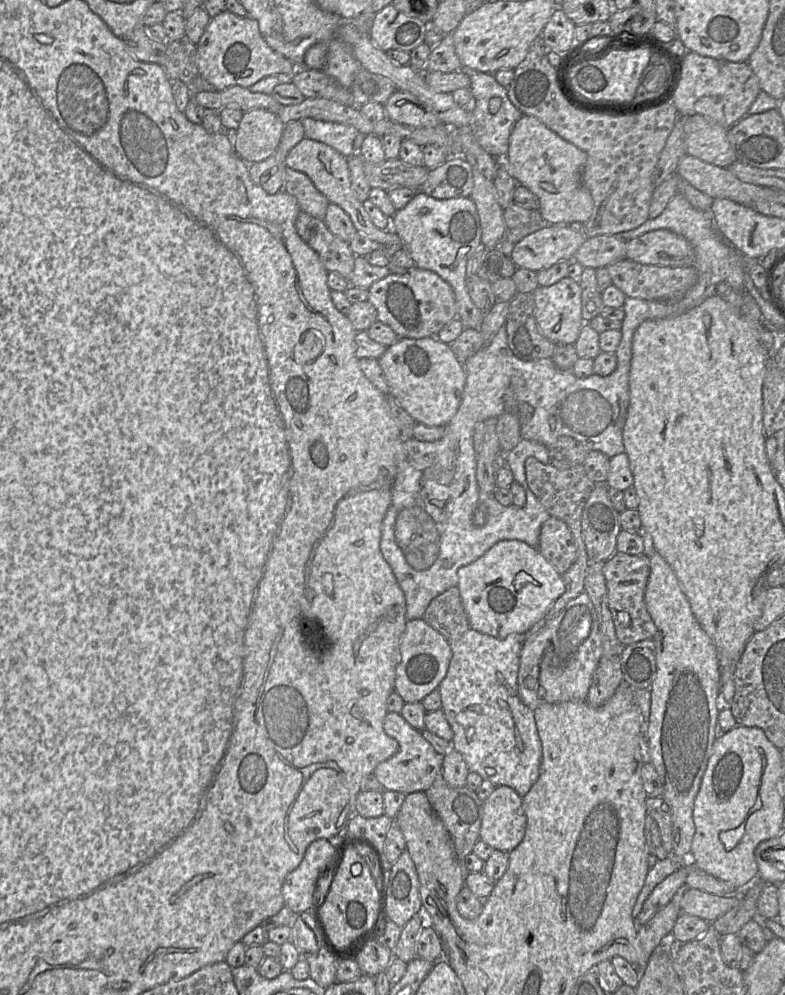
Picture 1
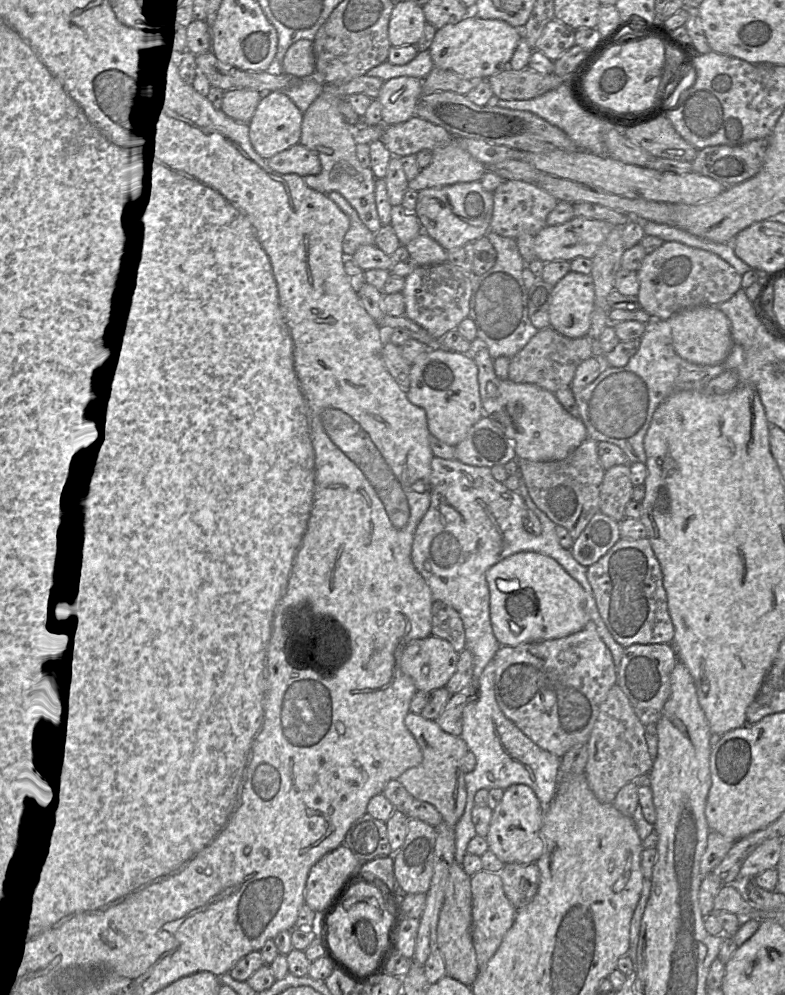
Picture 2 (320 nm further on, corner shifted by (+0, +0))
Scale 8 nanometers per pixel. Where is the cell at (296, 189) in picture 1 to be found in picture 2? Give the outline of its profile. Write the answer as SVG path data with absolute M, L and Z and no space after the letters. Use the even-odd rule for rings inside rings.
M330 192L327 196L350 220L350 227L344 236L342 244L344 255L346 257L352 257L361 246L374 245L375 234L365 226L348 201L337 192Z

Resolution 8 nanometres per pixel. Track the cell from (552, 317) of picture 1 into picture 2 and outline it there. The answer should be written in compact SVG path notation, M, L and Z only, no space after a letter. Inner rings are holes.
M570 271L553 287L550 327L569 338L584 337L590 328L594 307L592 277Z

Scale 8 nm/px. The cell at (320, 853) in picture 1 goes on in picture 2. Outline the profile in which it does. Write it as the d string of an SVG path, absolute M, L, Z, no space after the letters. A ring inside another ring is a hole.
M344 845L325 854L309 871L304 901L313 911L329 911L345 889L364 870L366 863L358 860Z

